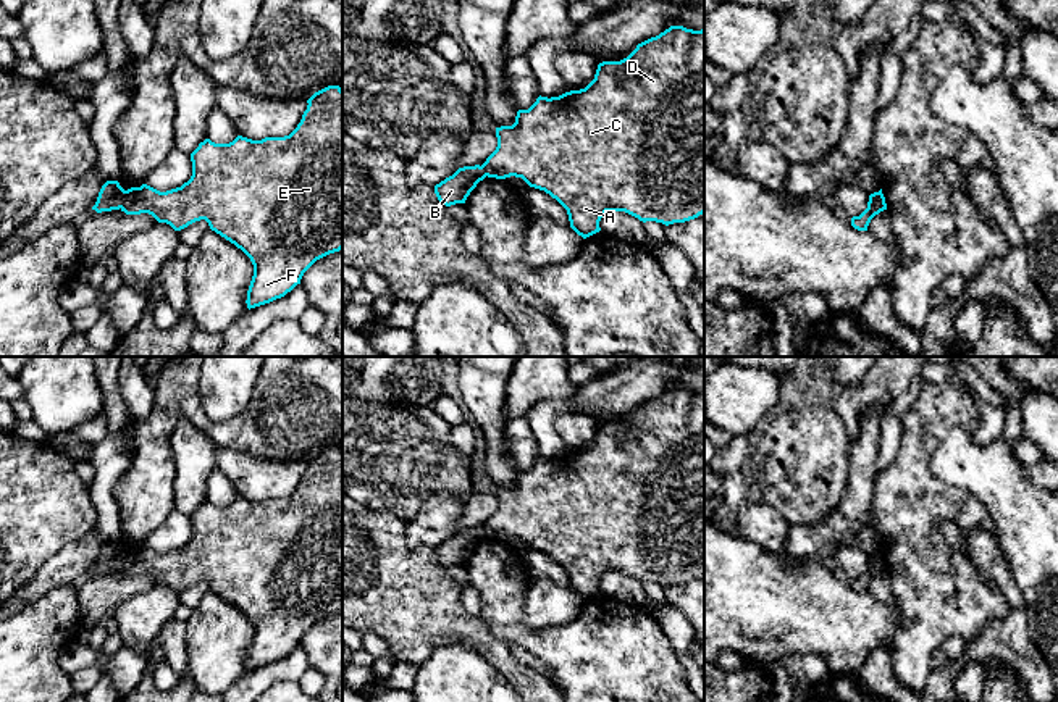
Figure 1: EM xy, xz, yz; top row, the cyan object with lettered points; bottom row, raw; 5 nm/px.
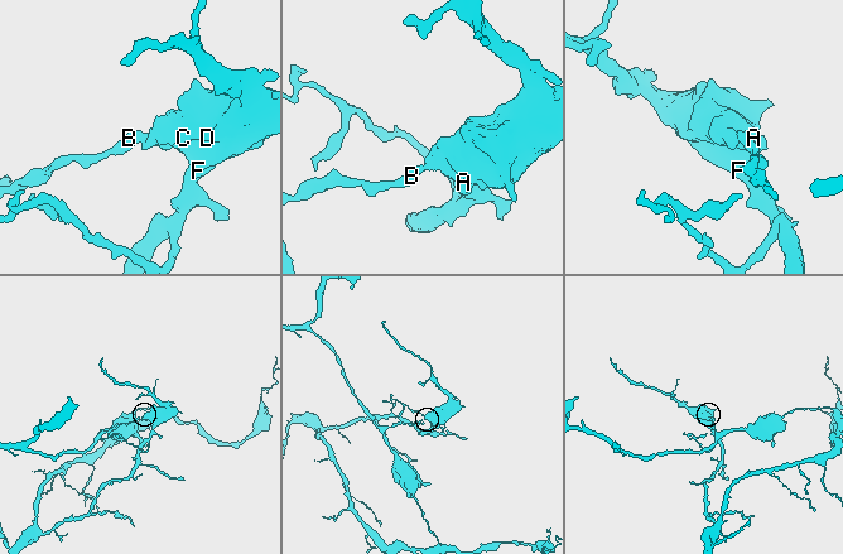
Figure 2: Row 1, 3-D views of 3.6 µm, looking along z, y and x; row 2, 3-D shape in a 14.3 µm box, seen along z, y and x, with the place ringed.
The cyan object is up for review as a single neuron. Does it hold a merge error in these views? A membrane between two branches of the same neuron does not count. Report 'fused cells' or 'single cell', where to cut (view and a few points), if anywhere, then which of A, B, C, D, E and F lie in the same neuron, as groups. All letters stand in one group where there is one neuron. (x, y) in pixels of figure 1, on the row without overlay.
fused cells; cut in xy along (125, 552), (120, 568); A C D E F / B

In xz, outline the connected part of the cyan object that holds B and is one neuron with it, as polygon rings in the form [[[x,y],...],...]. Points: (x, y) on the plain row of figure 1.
[[[480,526],[459,529],[452,537],[435,547],[438,562],[446,566],[465,565],[470,554],[483,542],[485,531]]]

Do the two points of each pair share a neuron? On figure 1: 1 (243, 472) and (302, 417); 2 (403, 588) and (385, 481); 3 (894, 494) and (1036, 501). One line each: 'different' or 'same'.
1: different
2: different
3: different

